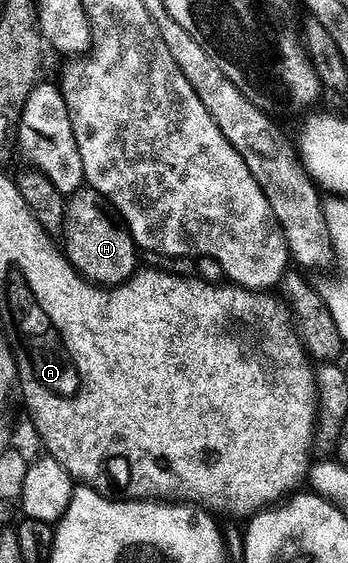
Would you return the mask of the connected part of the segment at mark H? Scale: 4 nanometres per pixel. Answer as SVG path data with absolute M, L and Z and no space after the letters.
M81 188L67 199L62 217L62 250L80 277L105 288L122 286L137 273L138 247L132 233L110 209L104 197L91 188Z

